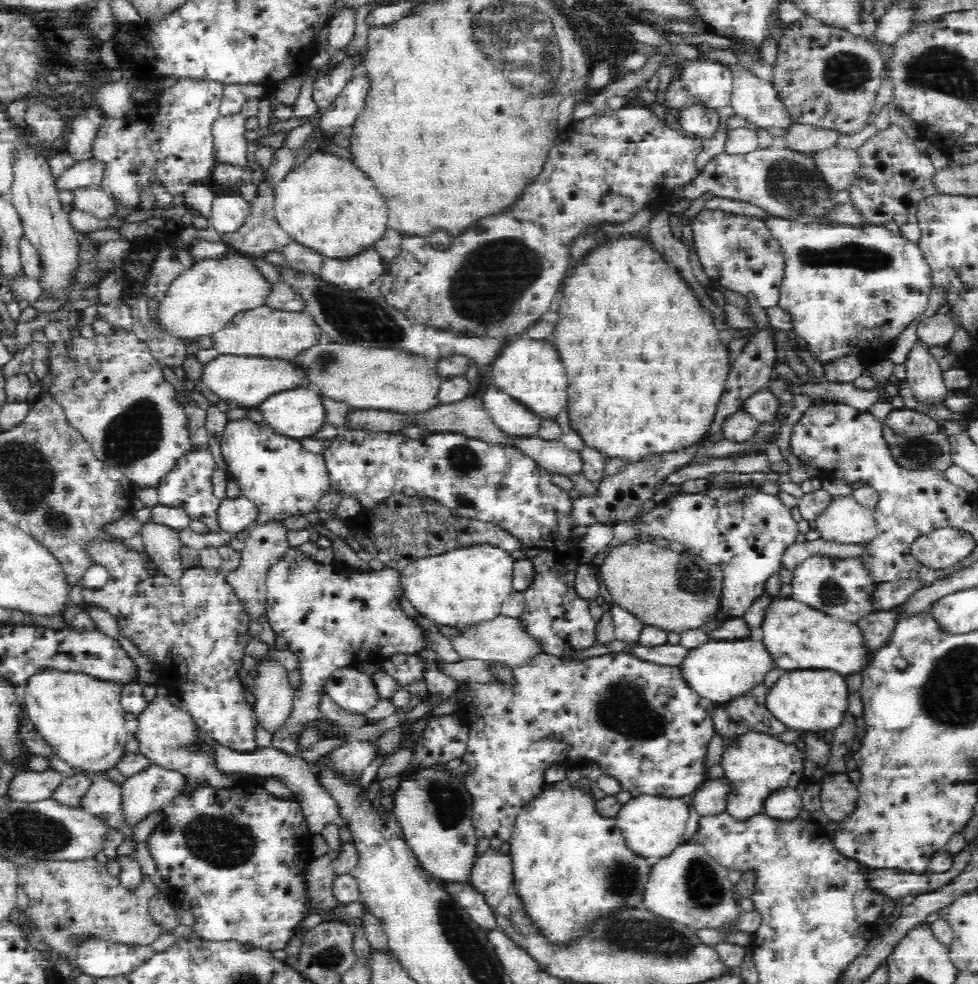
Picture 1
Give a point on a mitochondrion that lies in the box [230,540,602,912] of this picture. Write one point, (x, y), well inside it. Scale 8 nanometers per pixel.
(450, 807)

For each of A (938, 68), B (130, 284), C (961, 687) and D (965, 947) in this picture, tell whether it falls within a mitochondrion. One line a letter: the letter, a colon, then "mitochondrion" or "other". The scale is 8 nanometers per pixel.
A: mitochondrion
B: other
C: mitochondrion
D: other

